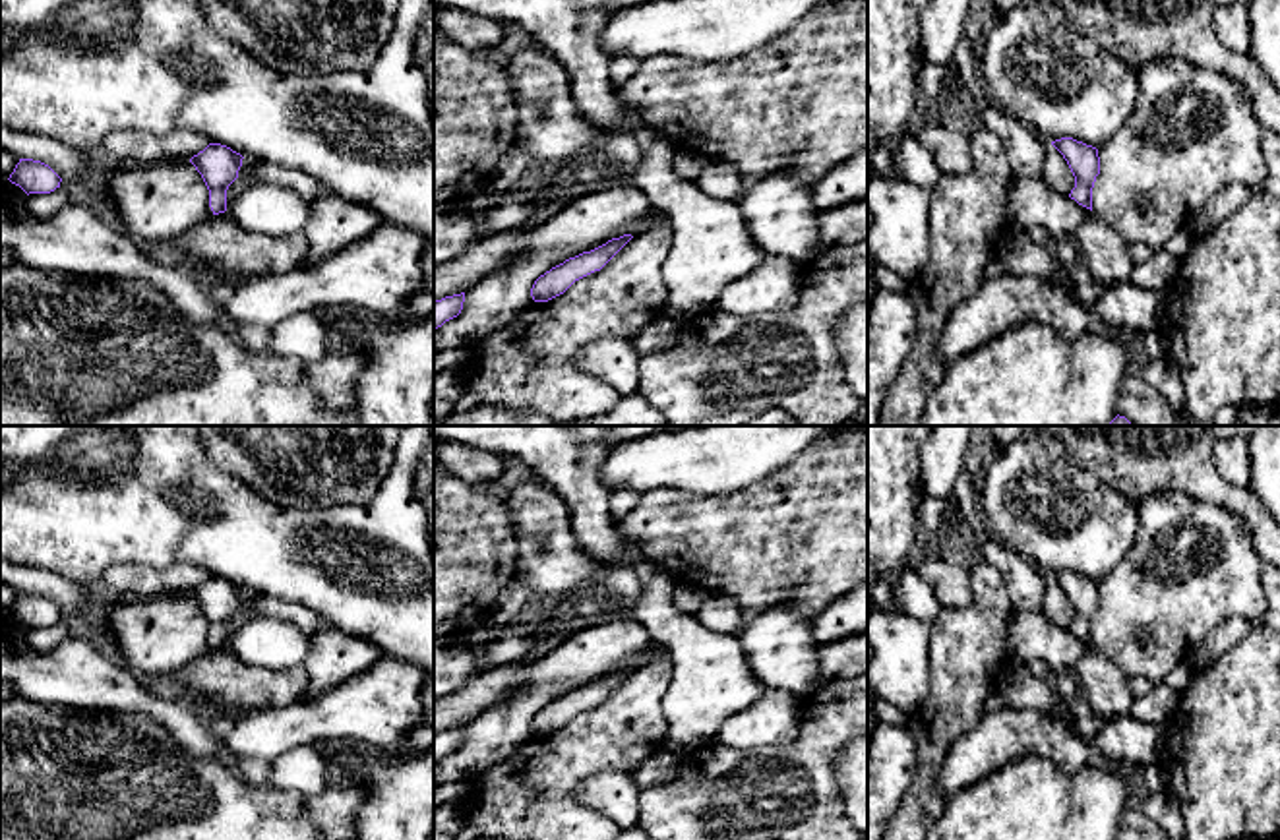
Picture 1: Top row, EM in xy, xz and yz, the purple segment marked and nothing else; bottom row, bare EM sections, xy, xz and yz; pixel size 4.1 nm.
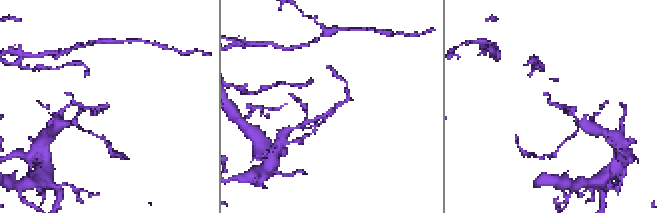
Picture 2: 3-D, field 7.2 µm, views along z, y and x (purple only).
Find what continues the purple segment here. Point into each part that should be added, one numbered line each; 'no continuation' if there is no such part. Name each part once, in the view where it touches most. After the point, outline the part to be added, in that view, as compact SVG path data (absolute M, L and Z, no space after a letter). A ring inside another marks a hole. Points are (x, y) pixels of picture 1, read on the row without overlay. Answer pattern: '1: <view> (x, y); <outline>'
no continuation

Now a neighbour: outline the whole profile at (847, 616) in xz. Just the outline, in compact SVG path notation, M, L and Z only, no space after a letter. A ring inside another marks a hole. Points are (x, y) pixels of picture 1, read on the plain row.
M868 583L831 604L811 621L817 646L868 631Z

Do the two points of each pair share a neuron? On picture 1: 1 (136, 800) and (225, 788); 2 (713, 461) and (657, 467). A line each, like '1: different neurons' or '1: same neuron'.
1: same neuron
2: same neuron

